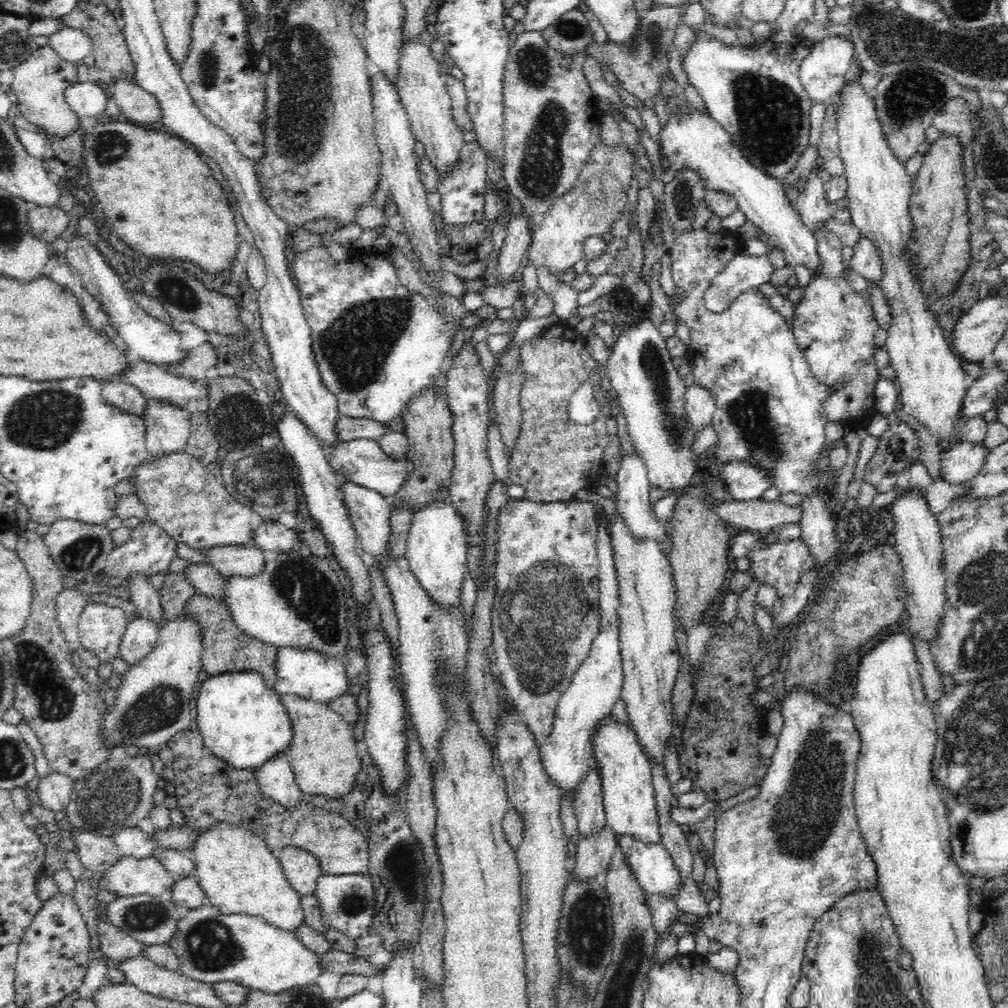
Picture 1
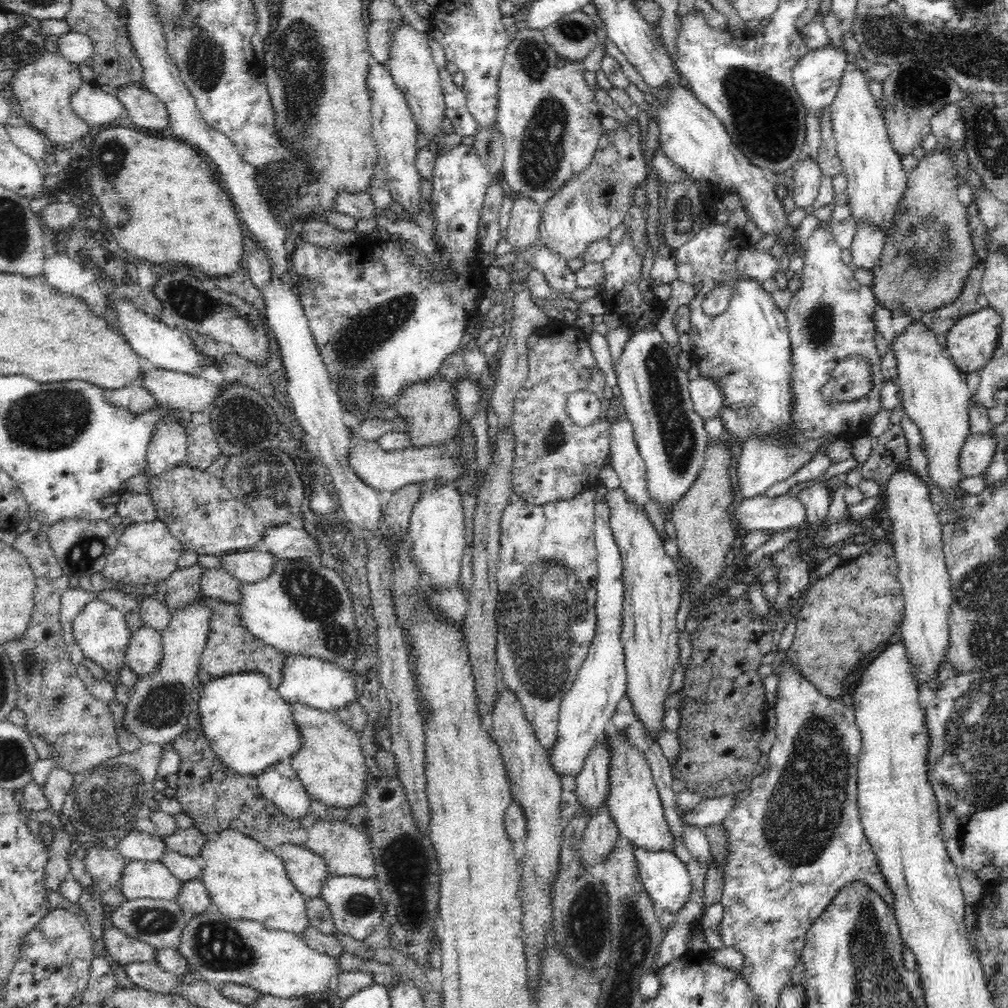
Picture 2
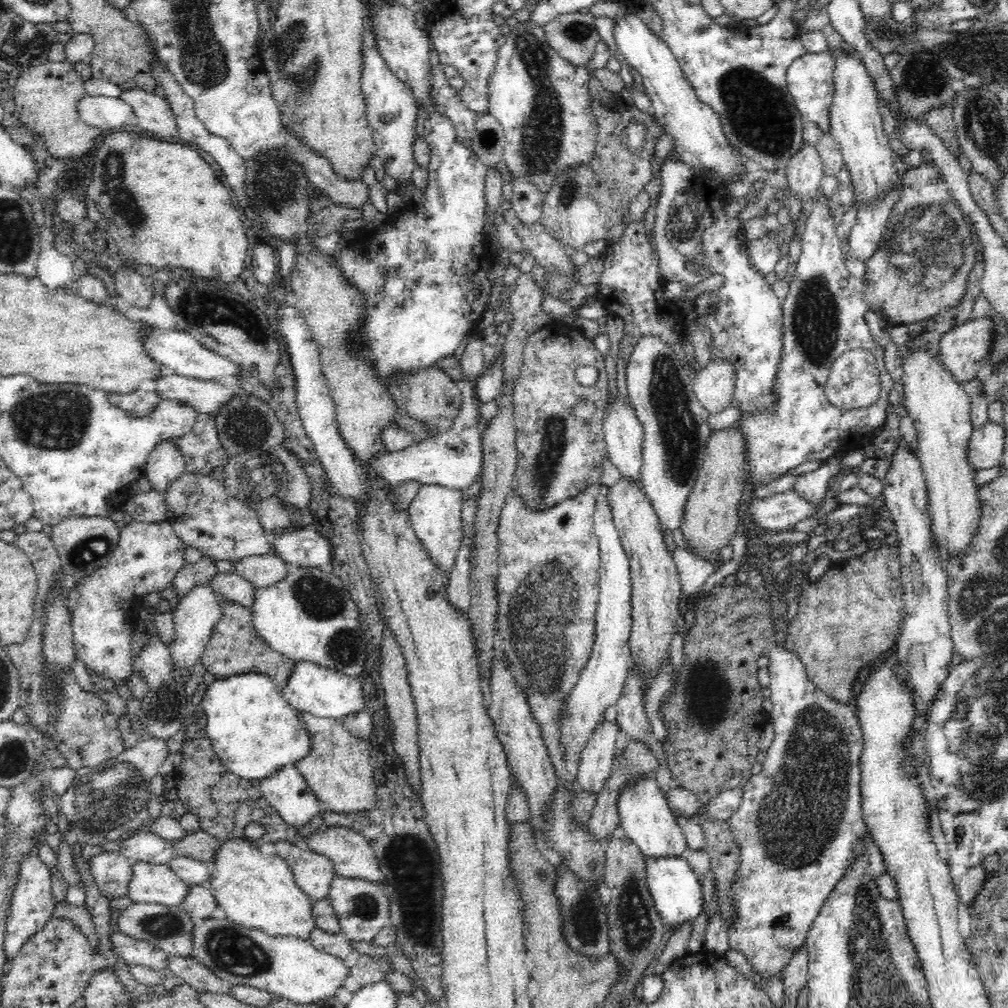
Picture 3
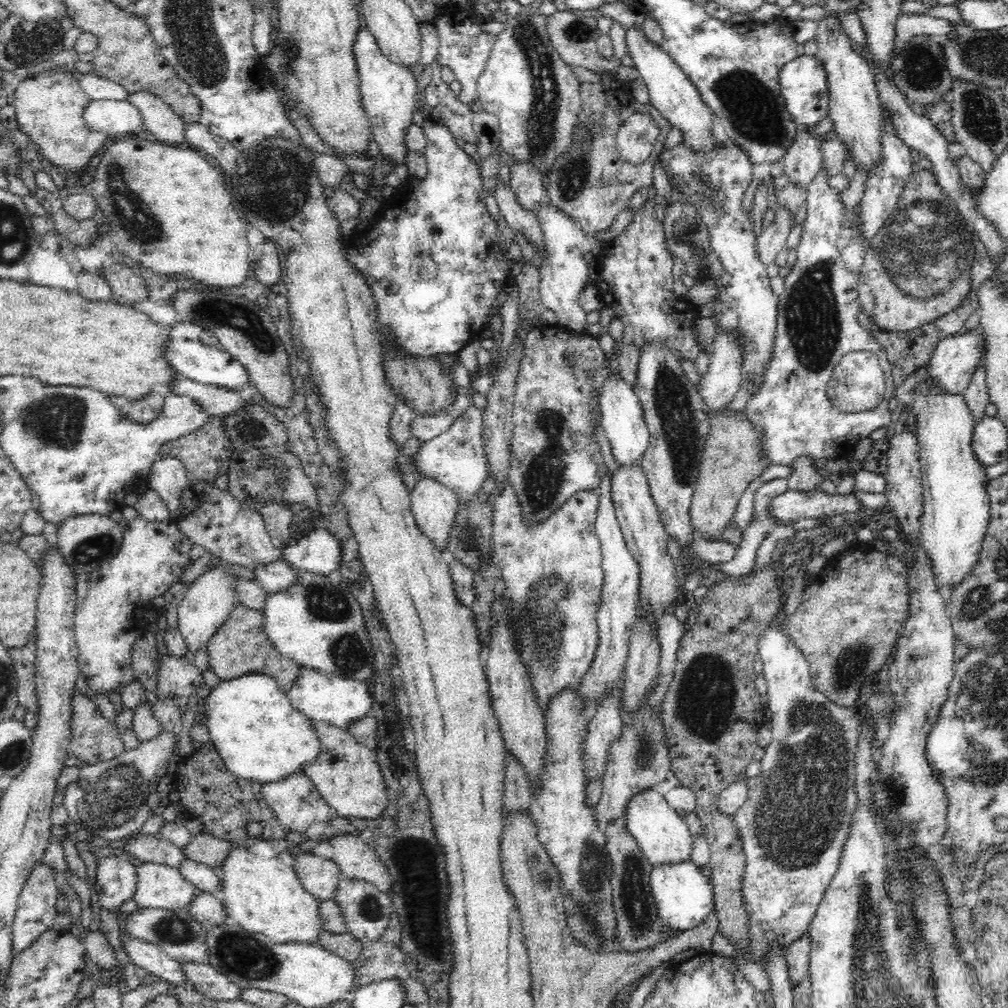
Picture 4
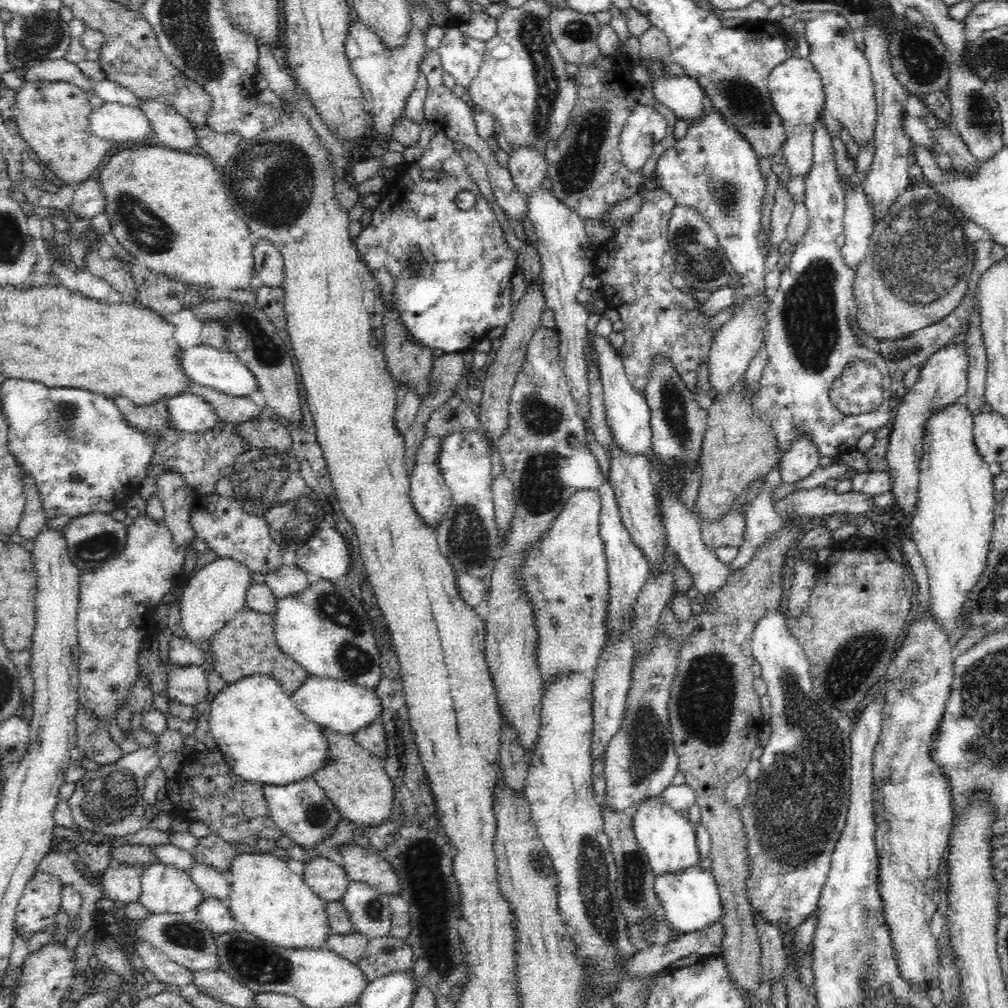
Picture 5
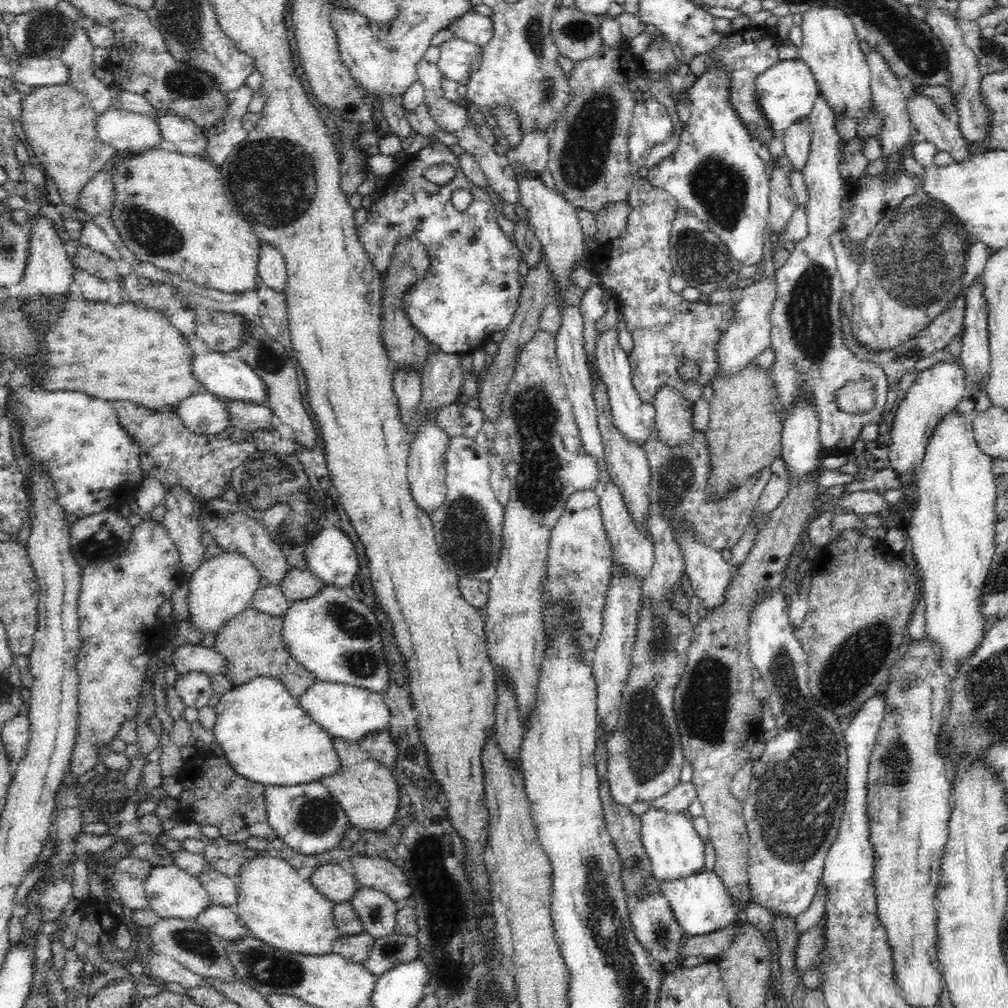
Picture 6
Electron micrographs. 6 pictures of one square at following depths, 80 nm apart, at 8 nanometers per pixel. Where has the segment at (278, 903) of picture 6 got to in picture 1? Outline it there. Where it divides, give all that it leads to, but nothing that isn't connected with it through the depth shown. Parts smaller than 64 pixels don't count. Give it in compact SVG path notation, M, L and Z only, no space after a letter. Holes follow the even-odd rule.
M221 822L206 831L198 833L197 839L190 848L190 855L195 860L195 872L200 889L222 914L225 915L250 915L279 928L280 930L296 931L303 923L303 908L301 907L301 894L294 891L286 881L281 861L268 848L265 840L242 827L236 827L226 822Z

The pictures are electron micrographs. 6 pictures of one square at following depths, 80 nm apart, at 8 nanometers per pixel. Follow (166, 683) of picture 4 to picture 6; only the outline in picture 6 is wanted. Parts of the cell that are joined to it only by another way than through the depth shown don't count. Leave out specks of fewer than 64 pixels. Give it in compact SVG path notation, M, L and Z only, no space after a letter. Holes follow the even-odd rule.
M200 671L178 673L173 687L186 707L197 710L208 705L211 696L215 694L210 677Z

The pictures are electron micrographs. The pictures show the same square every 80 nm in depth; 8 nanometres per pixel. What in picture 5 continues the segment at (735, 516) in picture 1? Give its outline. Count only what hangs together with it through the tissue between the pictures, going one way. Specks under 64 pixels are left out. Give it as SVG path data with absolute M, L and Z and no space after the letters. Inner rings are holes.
M823 486L808 490L799 489L790 492L773 504L773 508L781 512L784 508L796 509L796 512L806 518L829 518L832 515L857 519L864 512L874 508L872 495L854 492L838 494Z

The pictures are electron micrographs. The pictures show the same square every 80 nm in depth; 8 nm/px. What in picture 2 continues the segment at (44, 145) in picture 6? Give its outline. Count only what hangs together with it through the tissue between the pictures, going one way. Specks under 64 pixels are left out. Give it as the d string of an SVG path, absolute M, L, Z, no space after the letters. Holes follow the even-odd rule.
M48 50L39 57L14 73L11 80L14 98L20 102L22 116L30 126L44 132L58 148L70 148L72 142L88 134L88 123L73 111L70 102L73 94L82 86L79 66L66 61L60 53Z

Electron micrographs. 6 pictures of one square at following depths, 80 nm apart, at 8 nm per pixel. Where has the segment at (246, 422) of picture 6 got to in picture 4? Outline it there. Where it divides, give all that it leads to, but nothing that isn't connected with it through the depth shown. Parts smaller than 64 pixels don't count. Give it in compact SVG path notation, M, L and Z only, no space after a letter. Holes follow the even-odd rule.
M184 377L173 380L168 391L174 395L194 399L202 406L204 412L220 418L242 410L252 402L242 393L231 392L224 387L200 384Z

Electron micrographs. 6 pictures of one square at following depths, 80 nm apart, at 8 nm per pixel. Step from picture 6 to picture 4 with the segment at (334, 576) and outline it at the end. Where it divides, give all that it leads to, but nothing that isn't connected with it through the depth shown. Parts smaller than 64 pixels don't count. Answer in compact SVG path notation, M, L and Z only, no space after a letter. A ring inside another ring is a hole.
M315 528L306 536L300 536L296 544L280 549L292 568L328 575L340 566L340 540L328 528Z

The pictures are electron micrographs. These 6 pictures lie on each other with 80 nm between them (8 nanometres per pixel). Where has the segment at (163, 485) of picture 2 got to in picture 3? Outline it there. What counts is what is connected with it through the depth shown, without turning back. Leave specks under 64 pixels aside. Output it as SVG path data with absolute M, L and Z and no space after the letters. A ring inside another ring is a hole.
M184 471L182 476L170 481L167 484L164 497L168 522L173 525L173 531L178 539L185 542L186 547L198 548L203 556L212 557L214 560L229 560L240 562L242 559L253 557L254 555L274 554L273 544L270 536L262 528L257 512L241 500L234 499L222 482L214 479L210 475L192 475Z

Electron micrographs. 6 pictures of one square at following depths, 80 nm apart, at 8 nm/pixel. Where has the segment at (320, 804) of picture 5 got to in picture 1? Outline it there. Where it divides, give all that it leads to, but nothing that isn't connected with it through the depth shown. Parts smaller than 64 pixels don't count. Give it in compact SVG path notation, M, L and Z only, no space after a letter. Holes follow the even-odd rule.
M285 755L272 758L264 766L257 768L258 784L264 795L276 800L287 811L296 811L305 800L305 795L297 786L295 773Z

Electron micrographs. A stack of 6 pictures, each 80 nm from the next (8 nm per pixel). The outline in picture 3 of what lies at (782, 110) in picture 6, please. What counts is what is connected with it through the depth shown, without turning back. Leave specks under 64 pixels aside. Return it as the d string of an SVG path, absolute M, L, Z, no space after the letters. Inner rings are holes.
M828 51L803 54L787 69L786 84L787 94L793 102L795 110L798 110L802 122L816 122L823 132L828 132L829 108L831 97L834 96L832 86L832 72L834 72L834 56Z

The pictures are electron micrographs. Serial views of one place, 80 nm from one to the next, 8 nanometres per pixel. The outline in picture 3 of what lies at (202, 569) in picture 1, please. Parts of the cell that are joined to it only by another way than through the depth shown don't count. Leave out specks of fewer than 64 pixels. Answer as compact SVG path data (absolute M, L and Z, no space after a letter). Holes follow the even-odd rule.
M218 571L212 579L212 587L224 595L226 602L241 604L250 608L253 603L253 592L256 587L236 573Z

